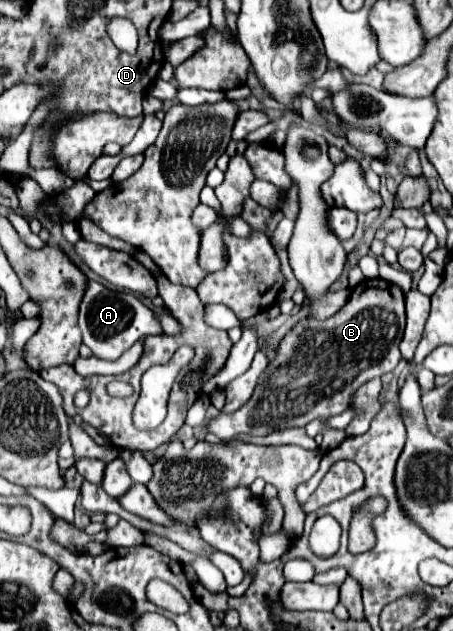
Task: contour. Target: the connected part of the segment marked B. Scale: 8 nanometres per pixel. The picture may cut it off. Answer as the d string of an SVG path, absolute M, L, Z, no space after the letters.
M361 283L351 291L349 301L329 319L313 321L313 317L301 319L277 345L273 361L257 379L251 399L231 415L217 415L207 423L207 433L213 433L221 441L233 439L235 435L269 435L271 429L305 427L317 417L333 417L349 407L351 395L369 379L391 373L401 361L399 343L405 329L405 297L397 285Z

